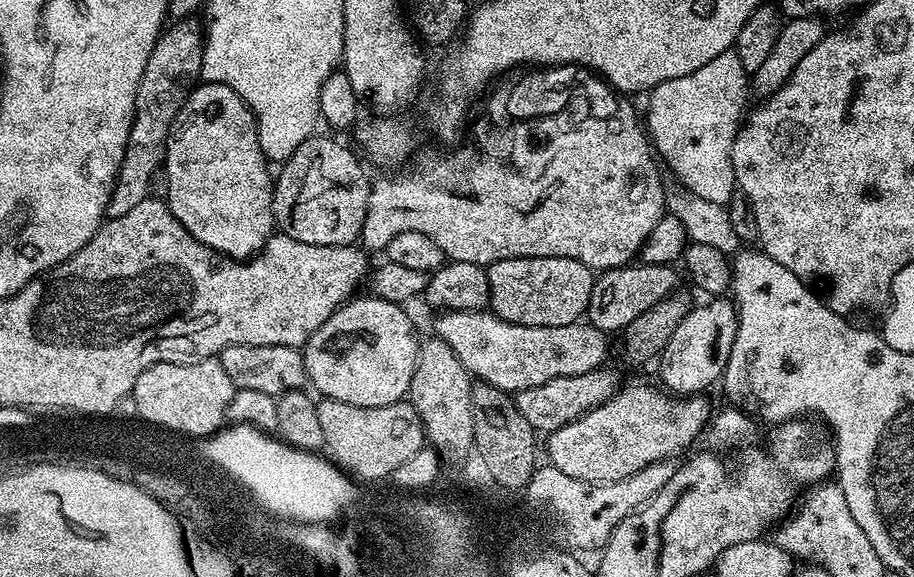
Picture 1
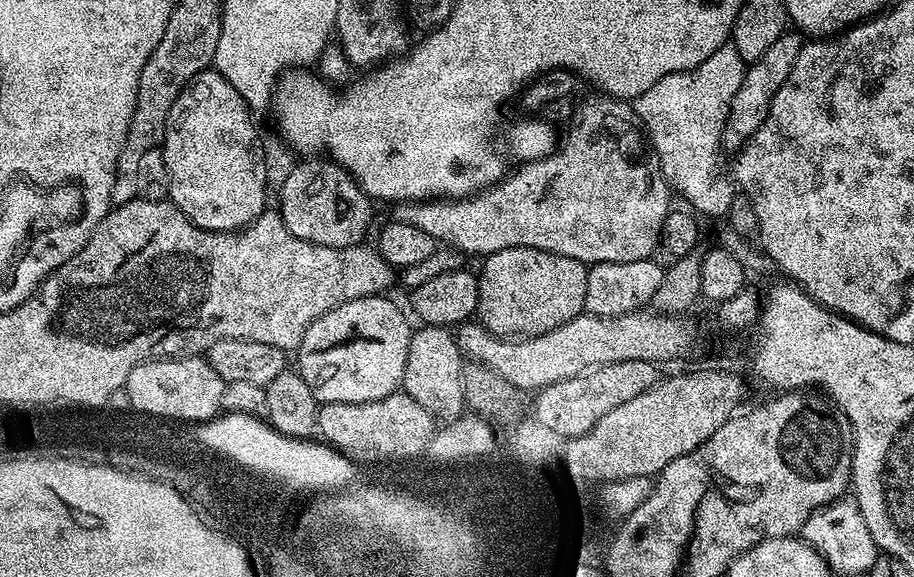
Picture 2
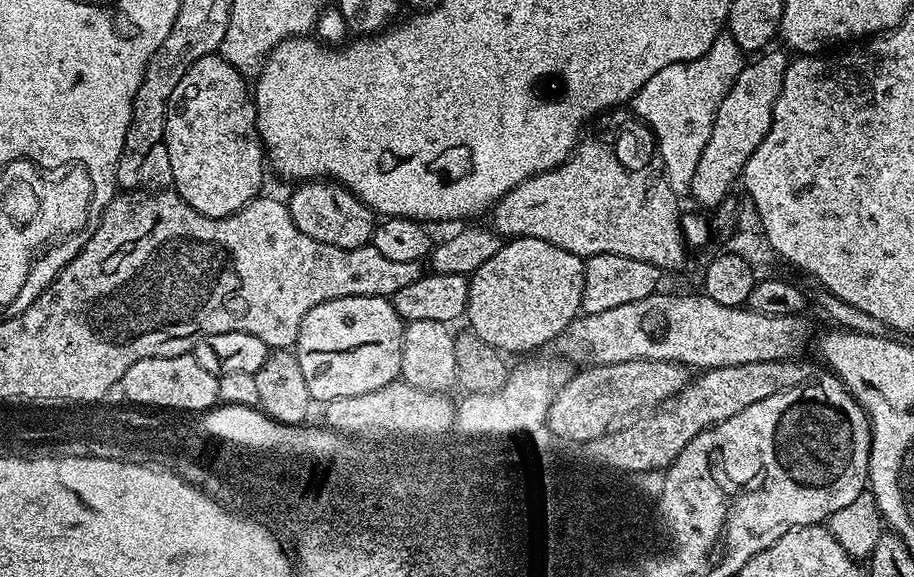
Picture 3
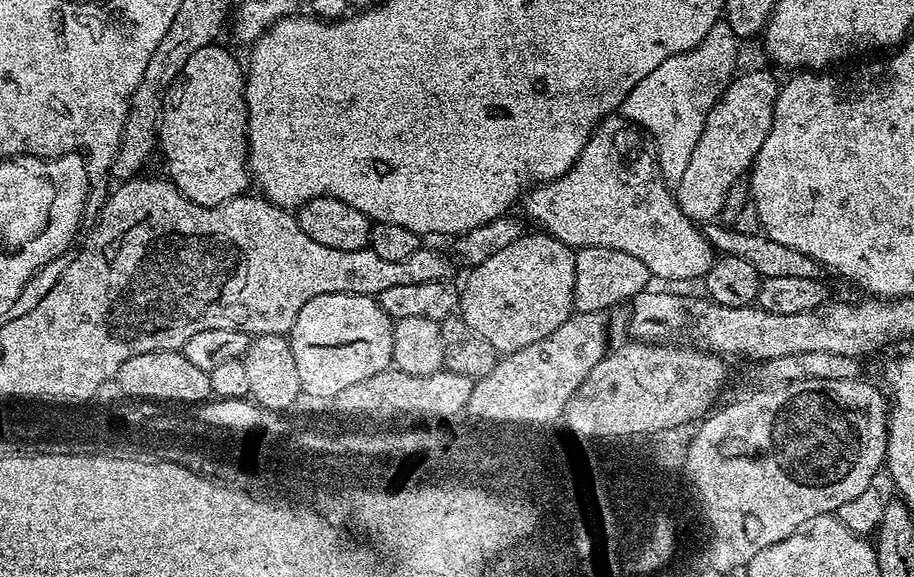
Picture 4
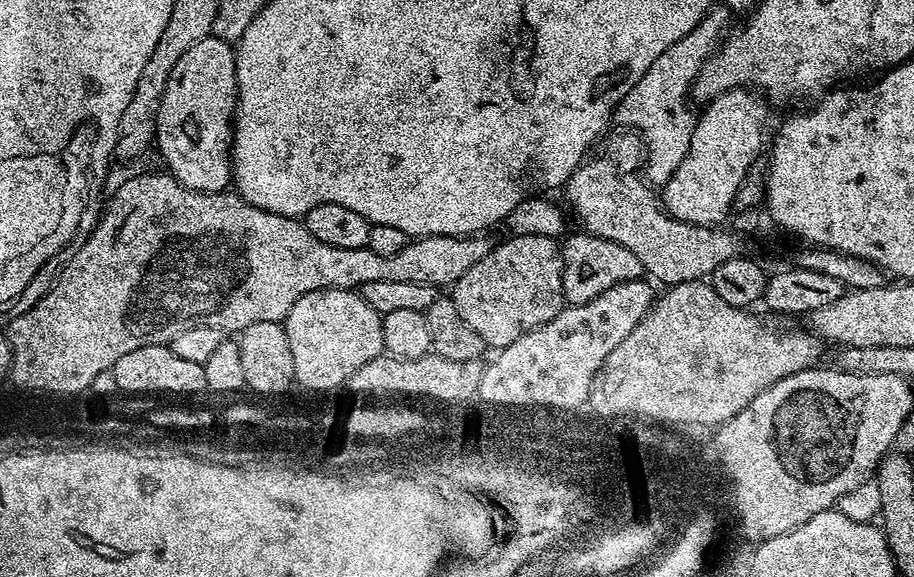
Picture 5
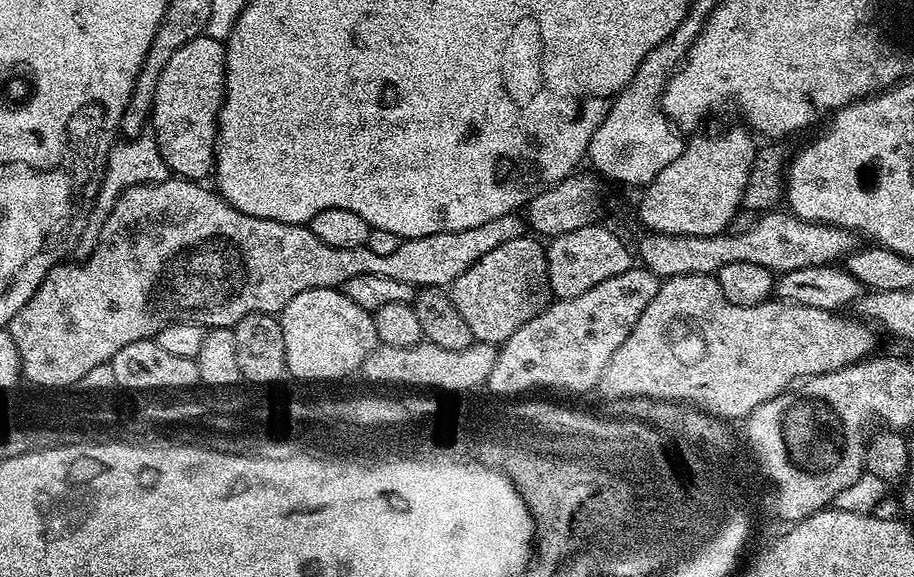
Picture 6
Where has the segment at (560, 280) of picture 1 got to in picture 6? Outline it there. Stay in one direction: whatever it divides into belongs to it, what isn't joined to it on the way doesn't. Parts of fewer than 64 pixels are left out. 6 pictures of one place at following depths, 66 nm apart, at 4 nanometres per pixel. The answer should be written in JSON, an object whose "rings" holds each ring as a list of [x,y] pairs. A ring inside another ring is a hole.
{"rings":[[[525,234],[490,250],[483,258],[478,258],[470,270],[463,272],[450,285],[450,295],[458,314],[470,326],[473,341],[482,344],[501,345],[510,334],[530,318],[537,316],[548,307],[552,291],[548,285],[548,253],[539,239]]]}

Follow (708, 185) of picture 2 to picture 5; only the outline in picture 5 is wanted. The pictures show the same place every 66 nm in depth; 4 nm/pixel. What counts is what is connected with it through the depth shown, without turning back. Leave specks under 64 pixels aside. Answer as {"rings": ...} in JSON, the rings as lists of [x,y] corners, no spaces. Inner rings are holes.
{"rings":[[[713,3],[702,22],[698,22],[698,26],[694,26],[694,30],[686,34],[686,38],[674,42],[662,54],[658,54],[650,70],[646,70],[646,74],[642,74],[642,78],[634,82],[626,98],[618,102],[614,113],[615,123],[621,129],[638,132],[644,142],[646,155],[642,161],[642,176],[649,185],[664,185],[672,177],[674,170],[678,170],[682,158],[686,158],[686,150],[690,150],[694,112],[692,116],[688,104],[690,105],[692,84],[702,65],[721,43],[720,31],[728,19],[730,13],[723,3]]]}

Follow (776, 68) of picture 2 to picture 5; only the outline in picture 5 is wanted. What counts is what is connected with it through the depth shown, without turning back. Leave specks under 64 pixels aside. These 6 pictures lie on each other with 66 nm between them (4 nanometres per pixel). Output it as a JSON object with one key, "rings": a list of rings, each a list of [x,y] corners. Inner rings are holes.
{"rings":[[[731,88],[703,105],[704,113],[701,116],[699,113],[692,125],[686,158],[682,158],[678,170],[662,185],[665,212],[676,220],[703,228],[723,225],[729,219],[738,186],[750,166],[762,156],[765,101],[759,98],[755,91],[747,88]]]}

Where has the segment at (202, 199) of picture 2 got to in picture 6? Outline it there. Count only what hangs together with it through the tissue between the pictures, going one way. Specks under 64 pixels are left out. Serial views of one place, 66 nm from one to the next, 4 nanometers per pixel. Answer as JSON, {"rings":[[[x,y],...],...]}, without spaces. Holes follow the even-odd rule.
{"rings":[[[206,34],[186,42],[186,46],[166,62],[154,90],[150,128],[169,173],[181,180],[204,182],[214,172],[216,124],[224,104],[226,82],[225,47],[225,41]]]}

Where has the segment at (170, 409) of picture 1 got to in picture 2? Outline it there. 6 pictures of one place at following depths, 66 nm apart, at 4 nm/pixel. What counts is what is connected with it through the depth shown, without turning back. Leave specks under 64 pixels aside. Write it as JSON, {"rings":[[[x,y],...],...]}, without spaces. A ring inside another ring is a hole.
{"rings":[[[185,356],[174,360],[147,360],[134,366],[124,388],[130,394],[132,408],[137,413],[165,421],[195,422],[212,420],[221,415],[225,383],[207,359]]]}

